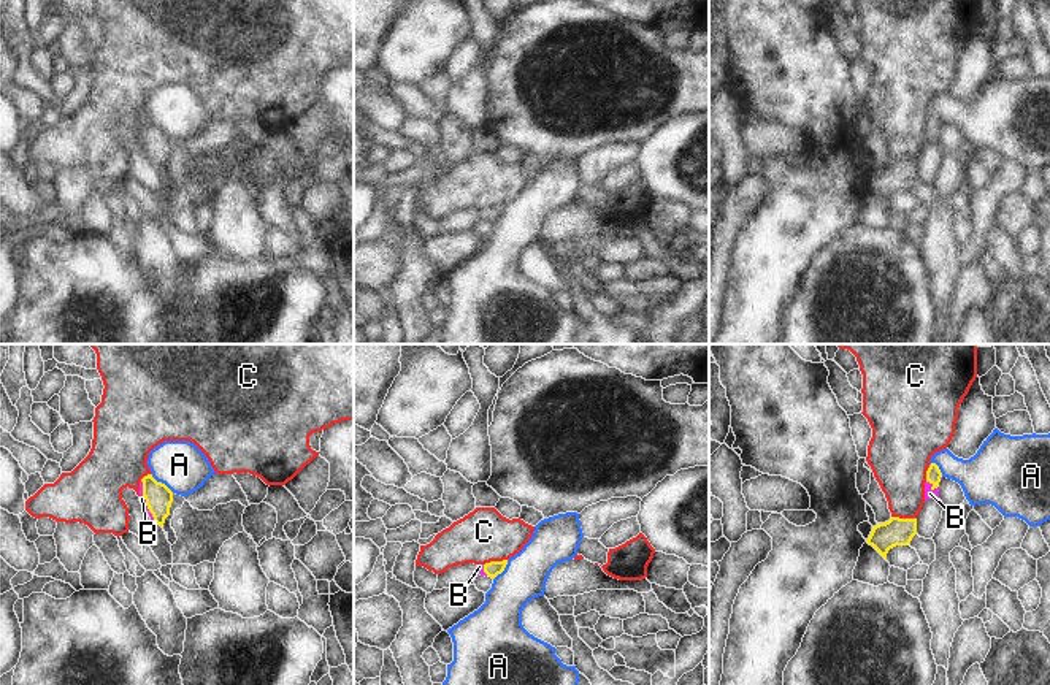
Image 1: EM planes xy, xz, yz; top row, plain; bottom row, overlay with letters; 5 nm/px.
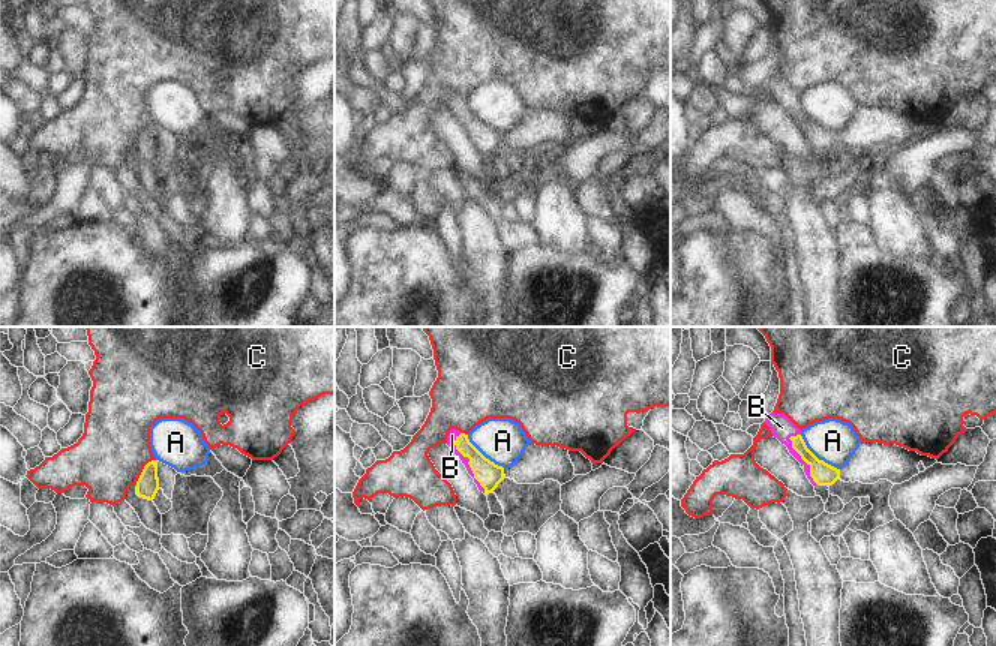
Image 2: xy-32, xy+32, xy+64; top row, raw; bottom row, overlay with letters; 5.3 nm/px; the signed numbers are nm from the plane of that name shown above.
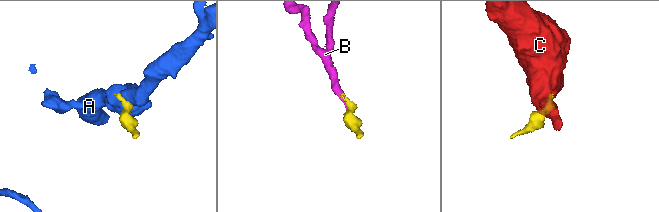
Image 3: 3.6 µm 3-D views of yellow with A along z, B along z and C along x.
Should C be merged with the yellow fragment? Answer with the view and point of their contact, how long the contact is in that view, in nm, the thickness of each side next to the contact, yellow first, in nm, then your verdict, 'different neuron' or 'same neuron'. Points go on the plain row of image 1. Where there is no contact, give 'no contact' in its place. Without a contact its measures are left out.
contact yz (904, 164); length 130 nm; calibres 140 and 260 nm; different neuron

